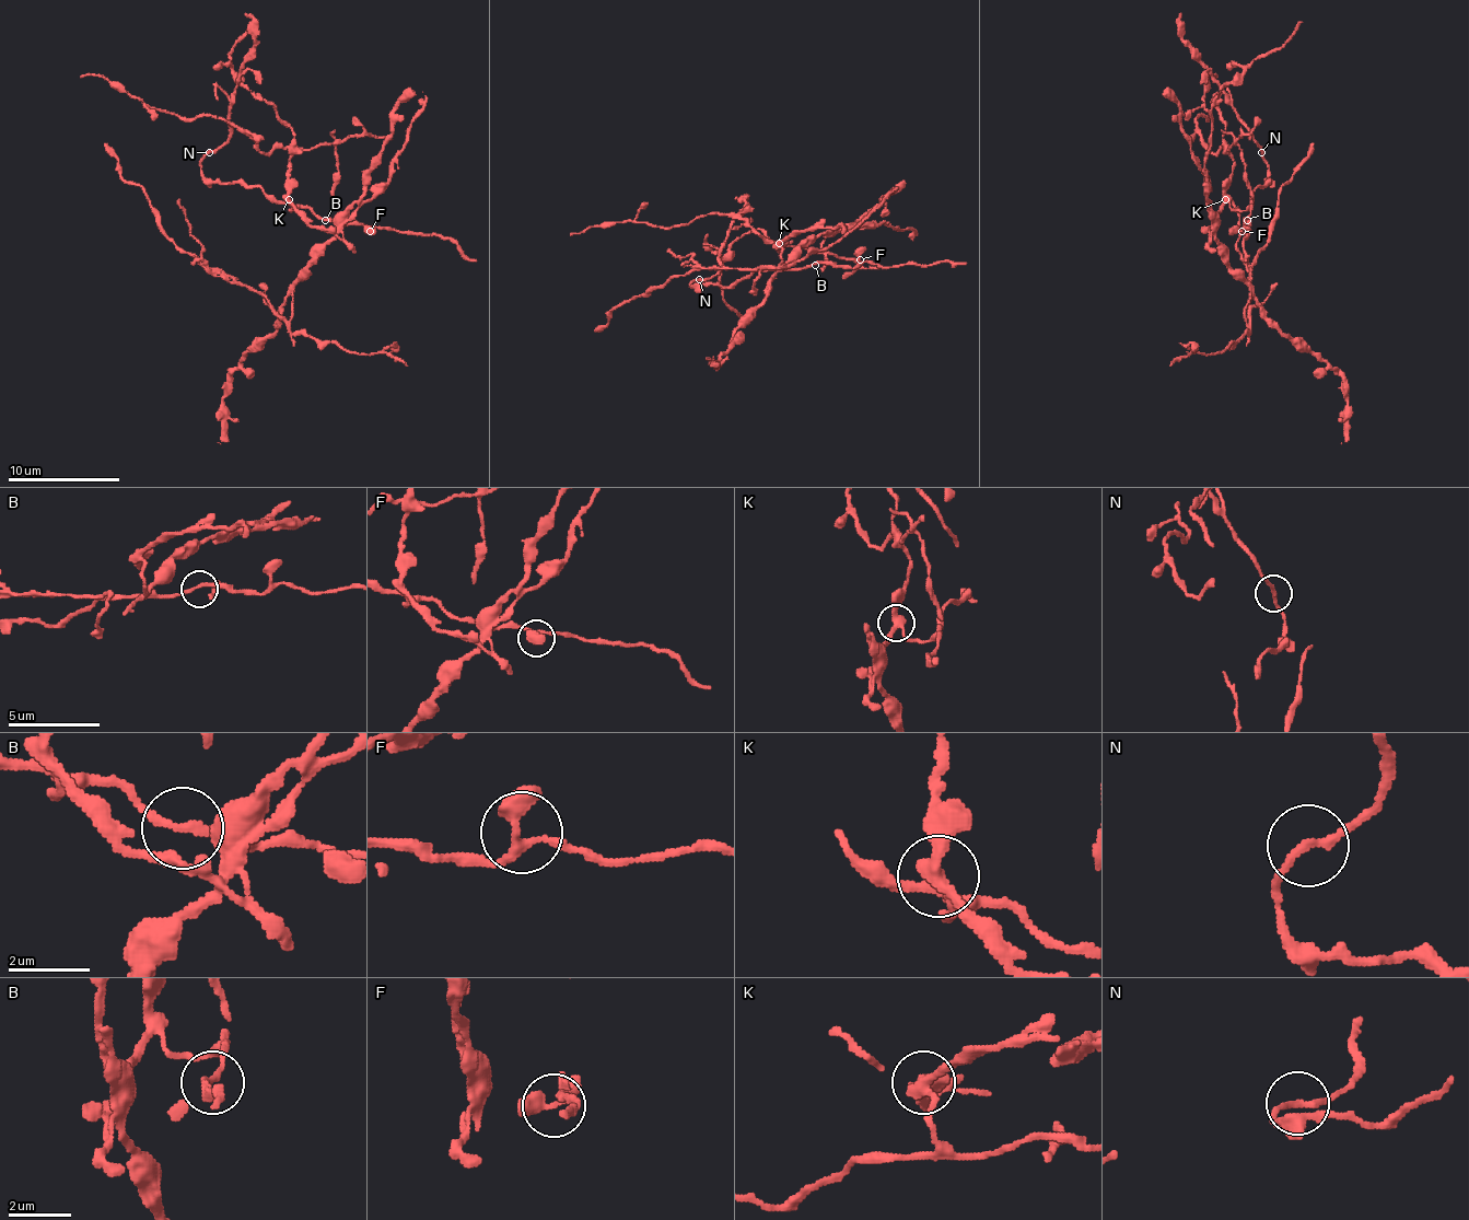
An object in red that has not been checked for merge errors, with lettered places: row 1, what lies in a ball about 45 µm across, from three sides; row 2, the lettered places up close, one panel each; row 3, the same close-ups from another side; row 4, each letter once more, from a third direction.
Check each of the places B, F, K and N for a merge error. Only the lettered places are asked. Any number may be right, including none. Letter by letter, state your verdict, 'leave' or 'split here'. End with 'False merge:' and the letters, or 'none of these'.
B: leave
F: leave
K: split here
N: split here
False merge: K, N

